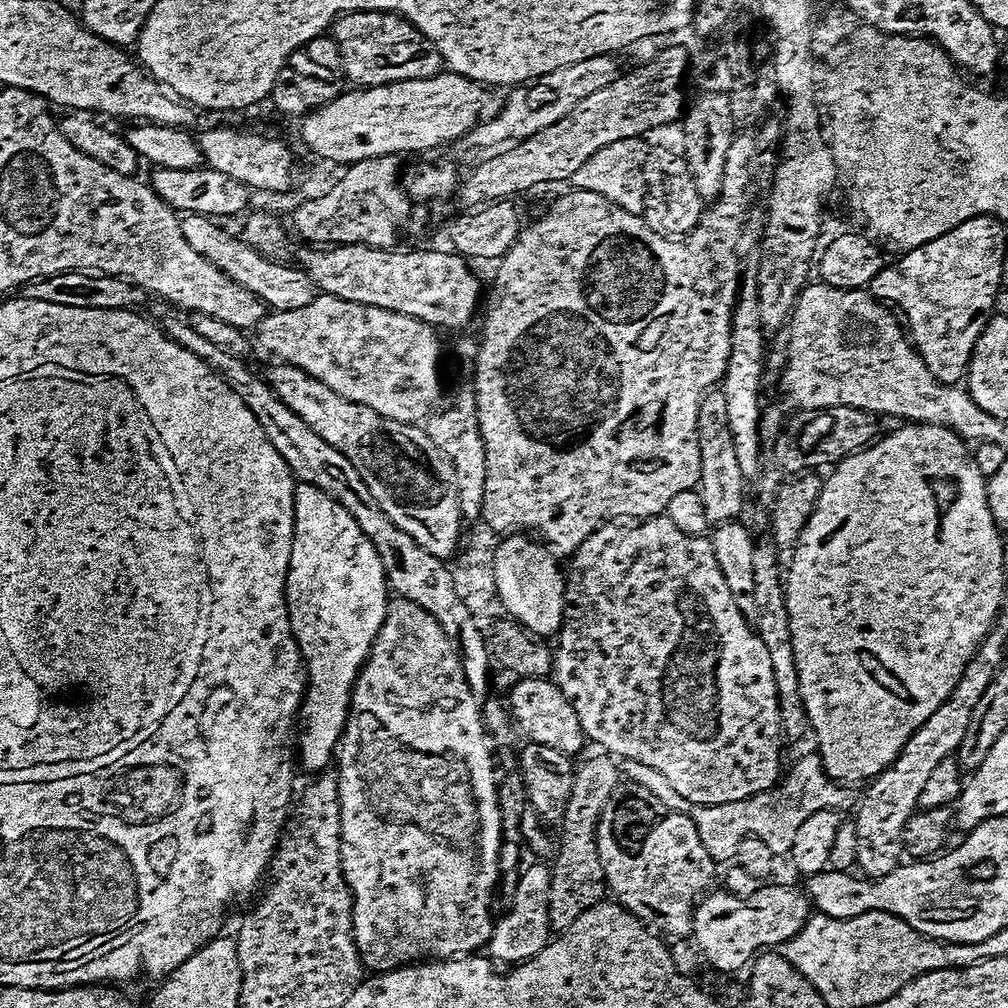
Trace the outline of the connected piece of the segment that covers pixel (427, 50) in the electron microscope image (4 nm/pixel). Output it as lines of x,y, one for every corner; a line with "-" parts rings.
348,12
333,23
330,32
344,58
347,79
357,80
357,85
360,86
373,88
394,82
430,78
445,67
438,46
428,41
426,34
422,34
422,30
413,26
405,16
400,16
396,12

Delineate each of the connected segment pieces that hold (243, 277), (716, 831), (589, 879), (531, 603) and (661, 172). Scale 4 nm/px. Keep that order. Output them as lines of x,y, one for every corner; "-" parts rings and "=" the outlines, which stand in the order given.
188,214
183,217
183,222
187,241
225,274
260,297
269,309
278,312
298,310
298,306
310,306
310,302
314,302
318,289
303,268
291,263
280,264
284,262
264,256
257,248
251,248
237,233
235,236
234,233
227,232
220,225
223,223
217,222
213,217
=
816,752
804,755
789,772
787,769
781,784
775,788
736,802
718,804
692,804
690,798
682,798
682,794
678,794
678,790
674,790
672,783
658,770
634,763
629,763
627,767
627,775
629,772
632,775
629,777
634,778
635,783
654,790
654,794
658,794
658,798
662,798
666,806
688,813
691,820
695,822
707,853
717,862
731,861
736,855
741,839
748,836
762,839
762,842
777,856
789,855
798,827
802,826
802,823
806,822
812,813
826,808
842,810
852,798
851,792
842,788
846,786
837,784
827,776
822,759
=
599,755
592,756
581,764
579,761
574,786
567,806
564,807
564,829
560,832
560,840
558,836
558,851
554,856
556,864
551,865
550,922
556,930
567,930
571,924
578,922
578,914
590,910
605,899
606,881
596,831
602,810
606,802
610,802
610,794
614,794
614,790
622,782
622,768
616,765
619,763
611,755
=
508,534
495,547
493,578
496,579
496,596
508,607
507,615
519,624
525,624
534,634
552,638
561,631
565,615
562,564
555,560
553,549
547,543
528,534
=
660,144
649,147
644,159
644,211
645,222
663,236
683,238
696,229
706,203
698,194
698,186
691,174
683,151

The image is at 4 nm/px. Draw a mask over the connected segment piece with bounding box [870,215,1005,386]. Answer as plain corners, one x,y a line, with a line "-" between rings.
995,216
970,218
954,226
946,234
897,255
900,257
893,264
892,261
885,263
870,283
873,296
904,311
903,319
906,321
911,343
941,386
956,386
959,380
961,383
967,377
976,340
987,324
990,313
995,309
992,307
996,304
996,291
999,290
1000,279
1004,276
1004,228
1005,225

